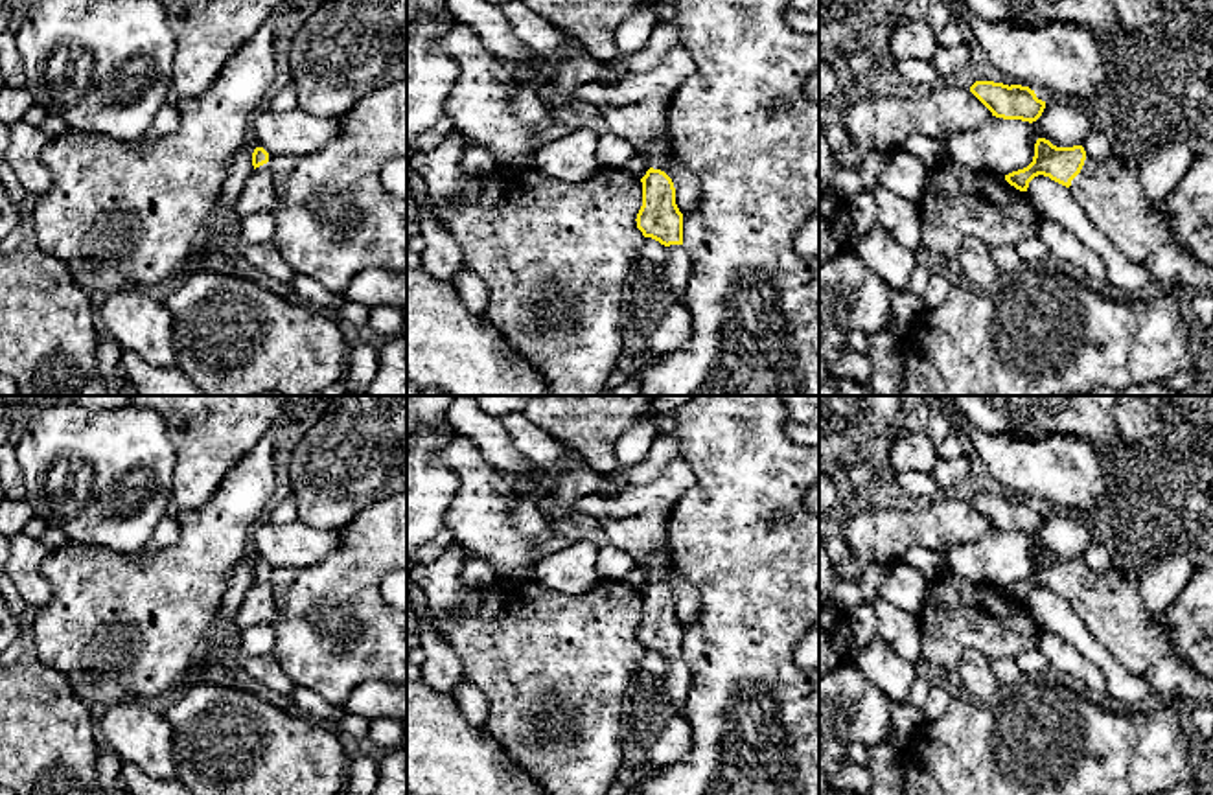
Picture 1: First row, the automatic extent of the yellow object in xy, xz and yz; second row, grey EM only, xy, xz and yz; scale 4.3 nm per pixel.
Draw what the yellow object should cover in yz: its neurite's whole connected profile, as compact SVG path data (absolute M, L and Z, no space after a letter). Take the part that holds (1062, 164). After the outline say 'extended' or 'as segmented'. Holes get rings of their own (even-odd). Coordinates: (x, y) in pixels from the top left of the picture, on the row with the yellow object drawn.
M1045 138L1034 144L1033 162L1005 175L1020 191L1038 177L1066 186L1092 223L1134 263L1160 283L1191 287L1213 296L1213 269L1193 258L1173 236L1160 212L1126 166L1115 156L1093 160L1082 145L1057 147Z; extended

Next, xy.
M256 147L252 166L254 169L245 180L245 188L234 206L239 219L260 210L269 210L274 204L272 156L263 147Z; extended

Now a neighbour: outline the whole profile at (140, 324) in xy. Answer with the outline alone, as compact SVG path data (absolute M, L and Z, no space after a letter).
M131 285L103 293L98 309L109 335L123 350L136 351L153 366L177 366L171 315L164 302L156 302L144 289Z

